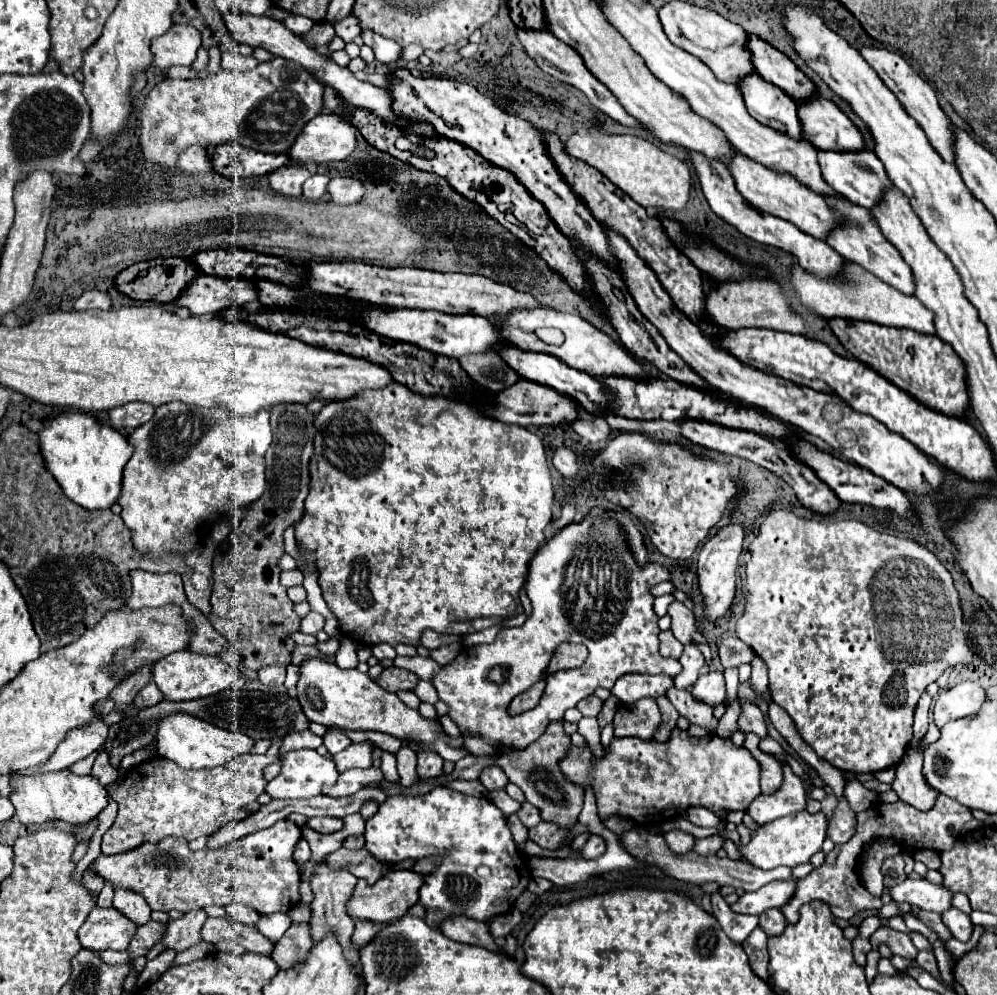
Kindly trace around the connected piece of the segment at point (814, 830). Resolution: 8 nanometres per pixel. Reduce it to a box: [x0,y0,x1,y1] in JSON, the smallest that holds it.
[741,810,827,870]

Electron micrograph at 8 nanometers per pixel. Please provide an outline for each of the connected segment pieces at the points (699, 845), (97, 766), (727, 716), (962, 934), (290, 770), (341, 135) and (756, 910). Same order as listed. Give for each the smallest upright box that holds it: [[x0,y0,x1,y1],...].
[[695,834,725,854],[91,752,119,786],[715,698,741,738],[943,908,973,942],[265,750,339,798],[287,114,357,164],[731,880,797,916]]

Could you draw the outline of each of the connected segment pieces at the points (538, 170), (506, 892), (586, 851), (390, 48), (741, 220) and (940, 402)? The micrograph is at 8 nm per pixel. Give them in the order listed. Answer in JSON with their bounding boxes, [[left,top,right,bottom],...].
[[387,68,619,270],[365,788,531,928],[581,836,605,860],[361,32,401,64],[687,152,845,278],[829,318,969,416]]

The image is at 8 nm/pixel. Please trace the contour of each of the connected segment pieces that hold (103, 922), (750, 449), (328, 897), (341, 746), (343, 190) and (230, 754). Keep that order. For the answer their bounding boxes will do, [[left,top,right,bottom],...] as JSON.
[[79,908,135,950],[681,420,839,514],[311,862,361,972],[323,728,351,754],[329,178,365,204],[157,714,255,768]]

